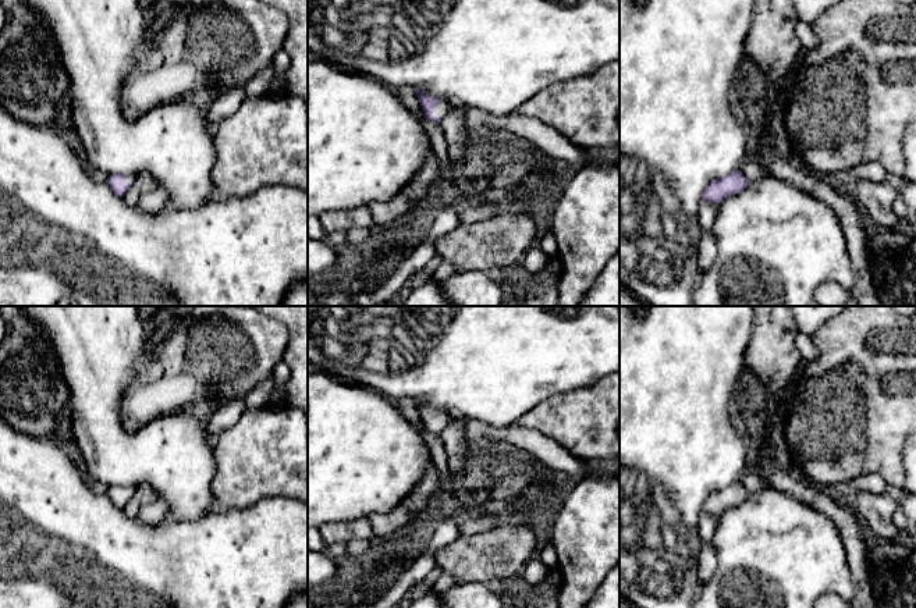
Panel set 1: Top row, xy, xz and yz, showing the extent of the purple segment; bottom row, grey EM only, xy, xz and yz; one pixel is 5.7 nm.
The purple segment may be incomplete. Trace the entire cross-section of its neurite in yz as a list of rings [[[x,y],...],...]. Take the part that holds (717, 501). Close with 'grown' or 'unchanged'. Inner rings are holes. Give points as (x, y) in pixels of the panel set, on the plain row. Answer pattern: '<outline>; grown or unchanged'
[[[735,481],[718,491],[713,491],[704,501],[702,512],[707,515],[721,515],[727,508],[735,506],[748,498],[749,493]]]; unchanged

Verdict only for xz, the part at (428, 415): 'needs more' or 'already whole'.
needs more

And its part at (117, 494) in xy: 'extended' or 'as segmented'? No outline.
extended

